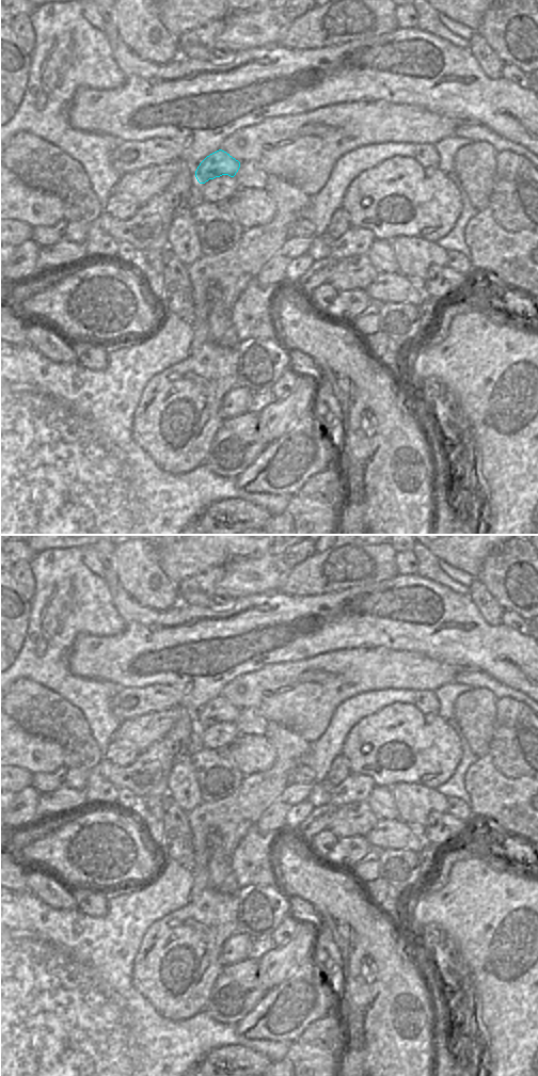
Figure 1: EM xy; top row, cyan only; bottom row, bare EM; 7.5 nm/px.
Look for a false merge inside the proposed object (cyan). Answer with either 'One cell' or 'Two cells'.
Two cells

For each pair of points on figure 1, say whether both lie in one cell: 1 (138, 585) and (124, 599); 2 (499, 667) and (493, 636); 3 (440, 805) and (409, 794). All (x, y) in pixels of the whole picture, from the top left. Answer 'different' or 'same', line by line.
1: different
2: same
3: same

